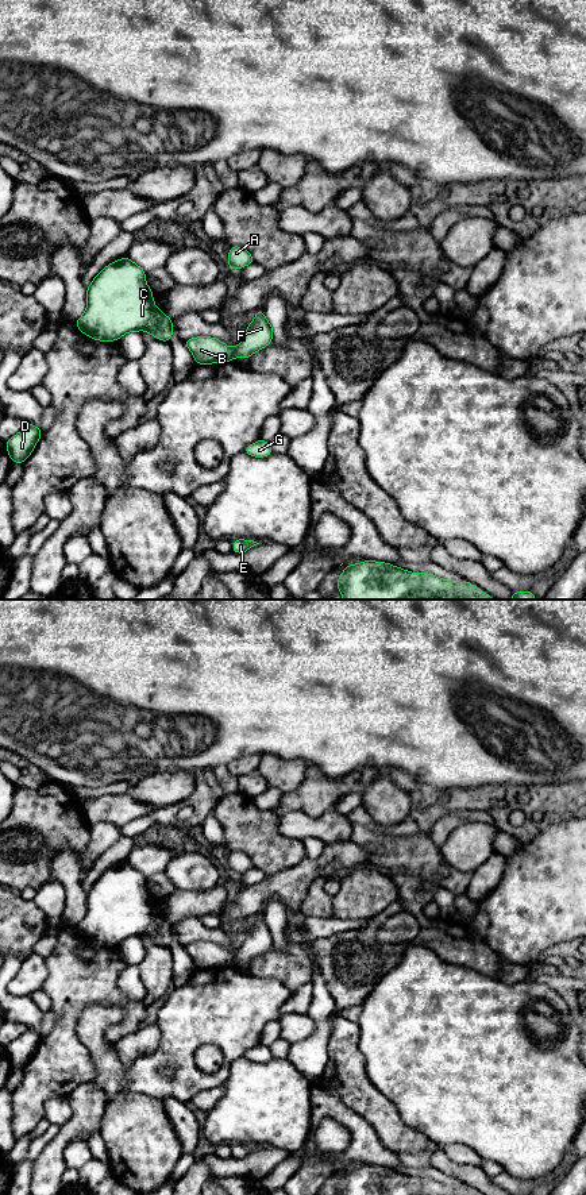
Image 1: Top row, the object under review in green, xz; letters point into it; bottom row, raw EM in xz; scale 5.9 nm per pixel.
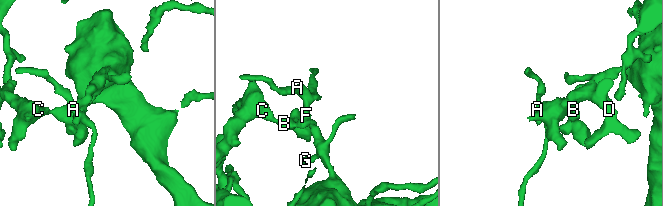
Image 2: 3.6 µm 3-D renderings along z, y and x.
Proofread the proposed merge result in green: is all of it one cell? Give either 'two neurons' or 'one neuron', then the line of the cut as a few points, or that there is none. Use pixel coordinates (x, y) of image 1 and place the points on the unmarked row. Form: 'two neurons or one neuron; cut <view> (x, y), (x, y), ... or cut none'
two neurons; cut xz (234, 953), (235, 960)

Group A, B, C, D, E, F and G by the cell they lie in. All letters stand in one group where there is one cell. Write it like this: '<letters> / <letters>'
A E F G / B C D

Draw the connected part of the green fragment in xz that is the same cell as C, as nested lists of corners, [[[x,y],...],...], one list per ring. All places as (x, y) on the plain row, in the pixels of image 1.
[[[128,861],[111,867],[92,884],[86,893],[86,914],[74,929],[84,940],[99,947],[116,947],[135,936],[147,936],[167,948],[173,941],[173,924],[157,913],[146,876]]]

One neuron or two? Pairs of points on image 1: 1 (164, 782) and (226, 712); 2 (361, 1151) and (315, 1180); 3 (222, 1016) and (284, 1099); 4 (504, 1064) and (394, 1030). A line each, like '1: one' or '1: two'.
1: two
2: two
3: two
4: one

